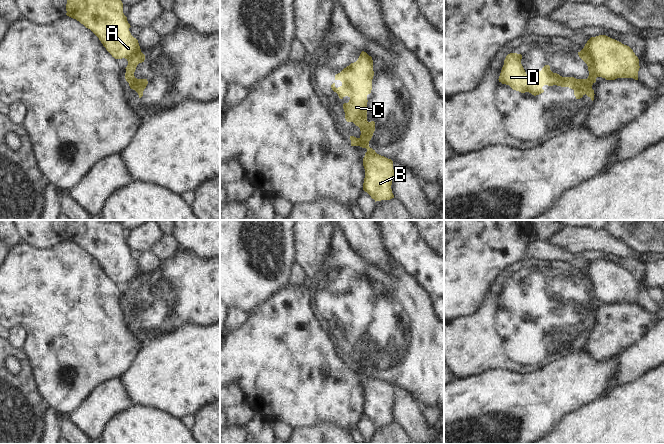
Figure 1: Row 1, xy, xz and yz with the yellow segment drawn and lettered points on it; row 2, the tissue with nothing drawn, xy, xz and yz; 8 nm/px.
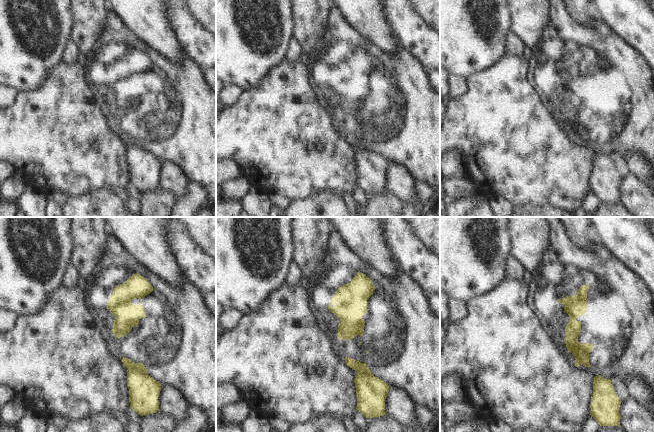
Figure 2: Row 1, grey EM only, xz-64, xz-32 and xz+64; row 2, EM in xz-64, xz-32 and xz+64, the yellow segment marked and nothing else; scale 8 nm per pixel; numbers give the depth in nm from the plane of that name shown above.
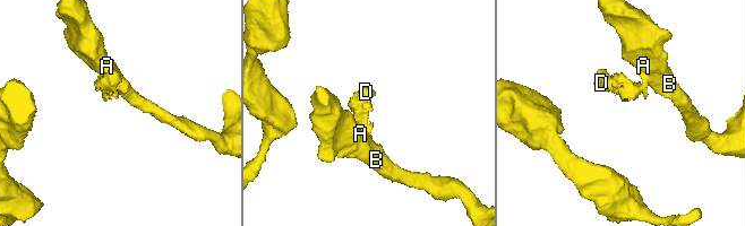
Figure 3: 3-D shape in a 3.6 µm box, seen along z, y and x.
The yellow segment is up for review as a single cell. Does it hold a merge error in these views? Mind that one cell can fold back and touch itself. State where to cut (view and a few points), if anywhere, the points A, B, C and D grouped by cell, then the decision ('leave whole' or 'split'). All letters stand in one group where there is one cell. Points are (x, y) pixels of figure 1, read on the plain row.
cut xy (138, 303), (129, 307); groups A B / C D; split

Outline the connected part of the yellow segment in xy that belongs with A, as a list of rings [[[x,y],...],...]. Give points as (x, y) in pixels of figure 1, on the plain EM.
[[[67,220],[66,235],[67,240],[76,243],[95,258],[112,281],[125,282],[128,285],[125,303],[128,307],[135,307],[138,303],[134,296],[137,289],[144,286],[145,279],[141,276],[138,264],[129,255],[131,250],[123,237],[121,223],[105,220]]]

